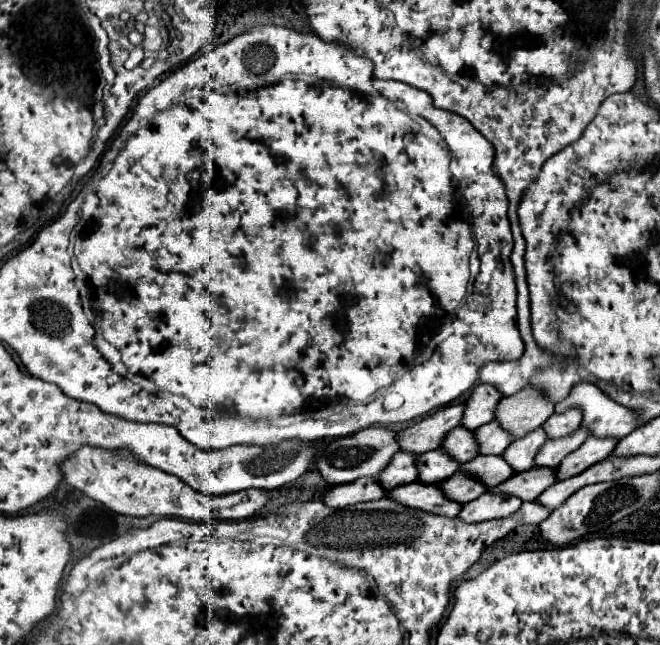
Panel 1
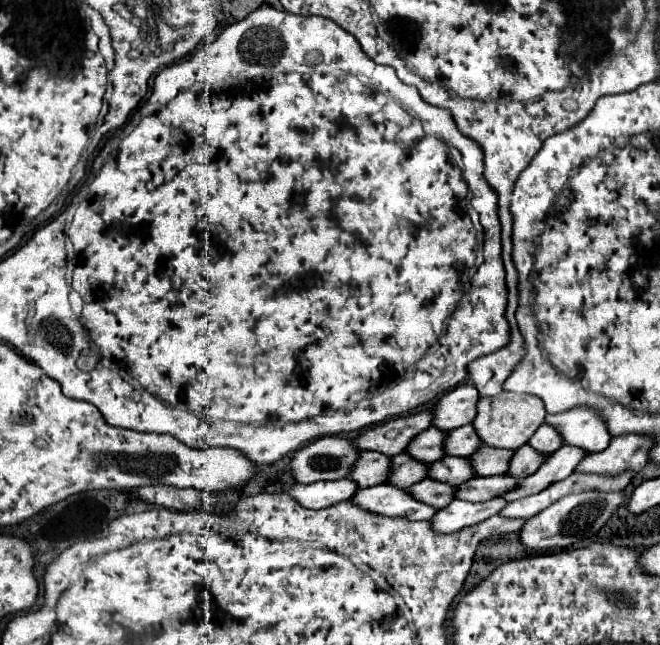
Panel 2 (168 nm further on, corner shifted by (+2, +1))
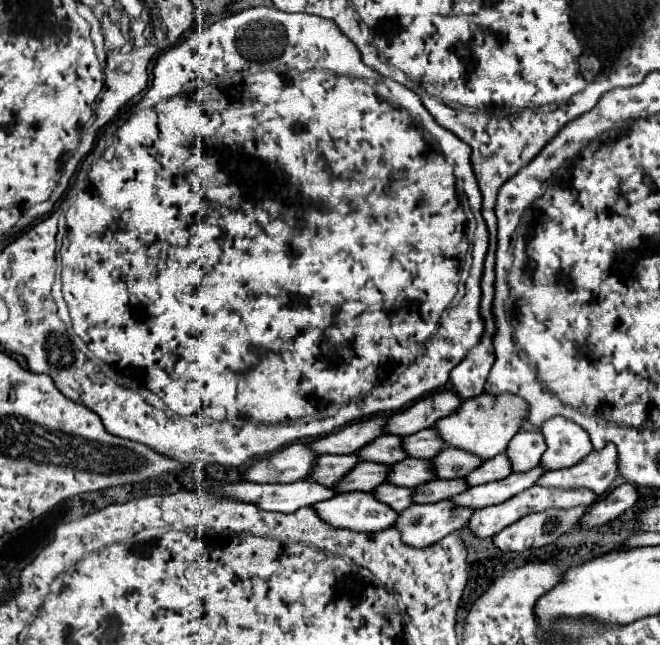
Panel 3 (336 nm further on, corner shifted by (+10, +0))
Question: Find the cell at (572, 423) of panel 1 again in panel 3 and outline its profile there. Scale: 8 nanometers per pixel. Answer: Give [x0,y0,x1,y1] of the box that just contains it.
[506,429,546,473]

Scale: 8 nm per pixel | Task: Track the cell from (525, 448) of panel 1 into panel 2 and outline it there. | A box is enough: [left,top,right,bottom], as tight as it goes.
[470,446,514,476]

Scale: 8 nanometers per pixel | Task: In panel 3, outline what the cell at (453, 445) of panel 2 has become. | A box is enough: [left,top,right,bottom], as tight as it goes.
[402,429,444,459]

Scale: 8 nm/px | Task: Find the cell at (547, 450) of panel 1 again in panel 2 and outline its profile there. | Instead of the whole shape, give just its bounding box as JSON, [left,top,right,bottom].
[508,444,548,478]

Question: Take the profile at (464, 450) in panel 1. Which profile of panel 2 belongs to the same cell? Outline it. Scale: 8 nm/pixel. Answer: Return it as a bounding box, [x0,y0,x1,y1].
[408,426,446,464]

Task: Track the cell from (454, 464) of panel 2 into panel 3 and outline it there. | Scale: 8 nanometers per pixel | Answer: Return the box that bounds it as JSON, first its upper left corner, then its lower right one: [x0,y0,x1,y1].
[386,459,436,487]

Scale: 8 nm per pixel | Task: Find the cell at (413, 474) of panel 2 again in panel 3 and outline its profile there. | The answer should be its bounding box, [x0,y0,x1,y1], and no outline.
[332,461,388,493]

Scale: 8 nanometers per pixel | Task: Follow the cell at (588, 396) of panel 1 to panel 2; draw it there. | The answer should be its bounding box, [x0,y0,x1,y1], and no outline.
[546,406,612,452]

